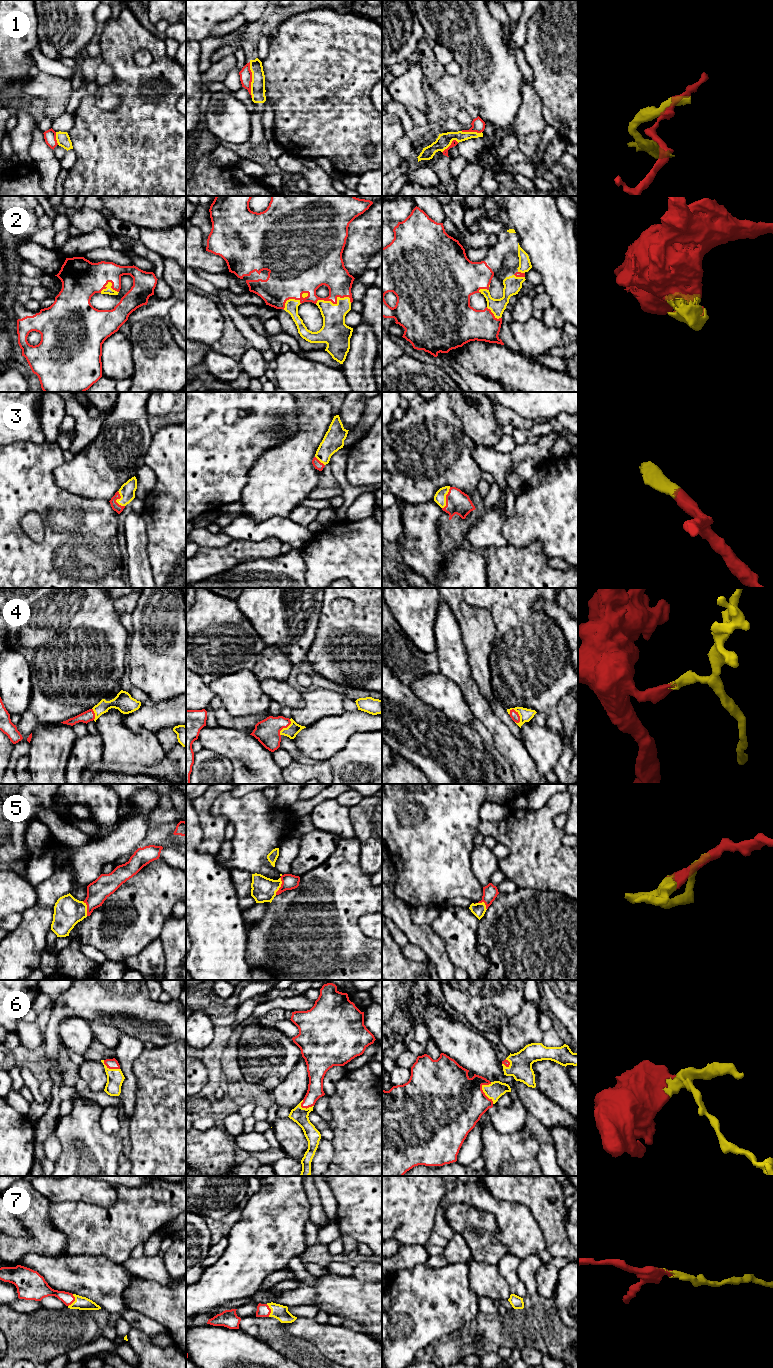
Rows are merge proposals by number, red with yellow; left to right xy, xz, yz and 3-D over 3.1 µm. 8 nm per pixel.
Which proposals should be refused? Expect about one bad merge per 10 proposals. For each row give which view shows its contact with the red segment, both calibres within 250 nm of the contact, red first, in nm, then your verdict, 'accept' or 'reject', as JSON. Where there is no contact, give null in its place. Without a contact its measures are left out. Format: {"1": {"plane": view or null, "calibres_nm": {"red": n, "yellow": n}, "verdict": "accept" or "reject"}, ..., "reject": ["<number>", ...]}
{"1": {"plane": "xz", "calibres_nm": {"red": 100, "yellow": 110}, "verdict": "reject"}, "2": {"plane": "xz", "calibres_nm": {"red": 220, "yellow": 220}, "verdict": "accept"}, "3": {"plane": "yz", "calibres_nm": {"red": 190, "yellow": 100}, "verdict": "accept"}, "4": {"plane": "yz", "calibres_nm": {"red": 70, "yellow": 100}, "verdict": "accept"}, "5": {"plane": "xz", "calibres_nm": {"red": 120, "yellow": 200}, "verdict": "accept"}, "6": {"plane": "yz", "calibres_nm": {"red": 460, "yellow": 140}, "verdict": "accept"}, "7": {"plane": "xy", "calibres_nm": {"red": 100, "yellow": 110}, "verdict": "accept"}, "reject": ["1"]}

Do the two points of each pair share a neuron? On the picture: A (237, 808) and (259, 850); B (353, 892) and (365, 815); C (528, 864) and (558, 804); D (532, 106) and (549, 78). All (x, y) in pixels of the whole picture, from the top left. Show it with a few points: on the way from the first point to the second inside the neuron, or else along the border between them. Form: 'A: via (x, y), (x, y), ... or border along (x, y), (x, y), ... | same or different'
A: via (247, 818), (256, 827), (256, 840) | same
B: border along (355, 836), (360, 844), (361, 866) | different
C: via (535, 849), (535, 828), (543, 819) | same
D: border along (531, 85), (541, 101), (544, 119) | different

